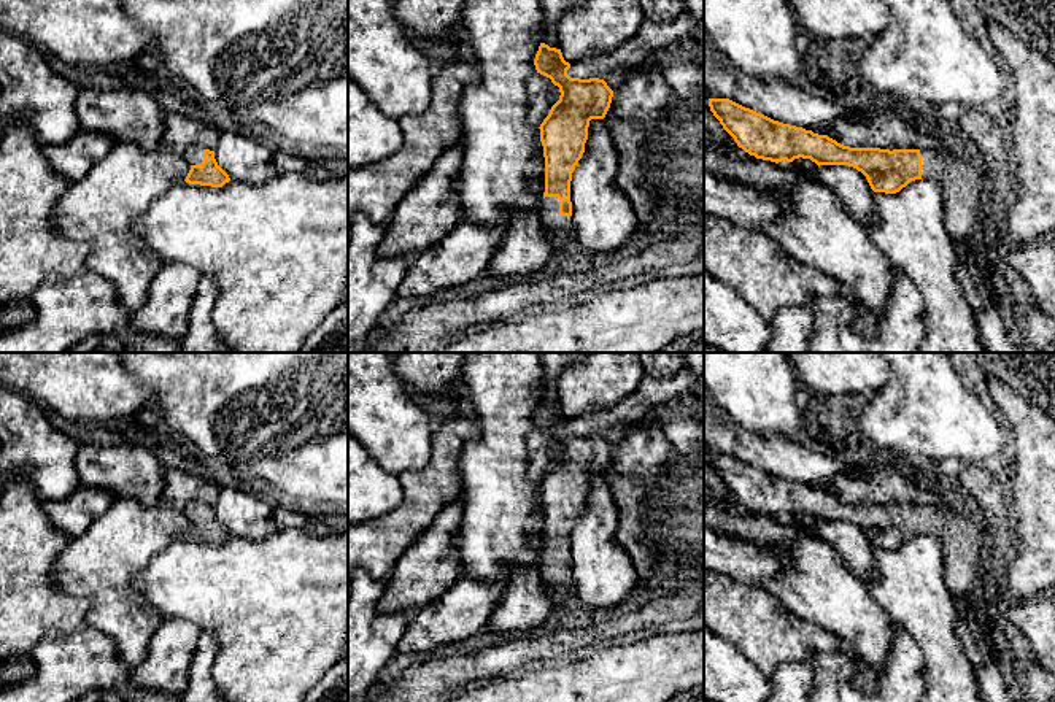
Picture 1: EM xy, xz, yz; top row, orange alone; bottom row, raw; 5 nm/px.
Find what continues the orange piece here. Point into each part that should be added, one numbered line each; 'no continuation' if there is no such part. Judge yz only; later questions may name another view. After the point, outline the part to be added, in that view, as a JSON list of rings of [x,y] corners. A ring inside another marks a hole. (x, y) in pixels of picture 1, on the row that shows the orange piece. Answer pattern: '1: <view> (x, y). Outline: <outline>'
1: yz (960, 181). Outline: [[[922,148],[922,179],[933,179],[942,189],[949,218],[947,232],[956,253],[977,262],[974,246],[976,226],[985,216],[982,202],[982,175],[972,164],[947,152]]]

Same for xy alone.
1: xy (196, 154). Outline: [[[203,148],[189,149],[187,160],[191,165],[200,165],[203,162]]]

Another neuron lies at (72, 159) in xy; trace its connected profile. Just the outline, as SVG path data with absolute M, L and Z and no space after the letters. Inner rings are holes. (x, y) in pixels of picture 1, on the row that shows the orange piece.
M79 129L68 141L43 146L49 167L71 184L83 179L87 172L108 156L114 140Z

